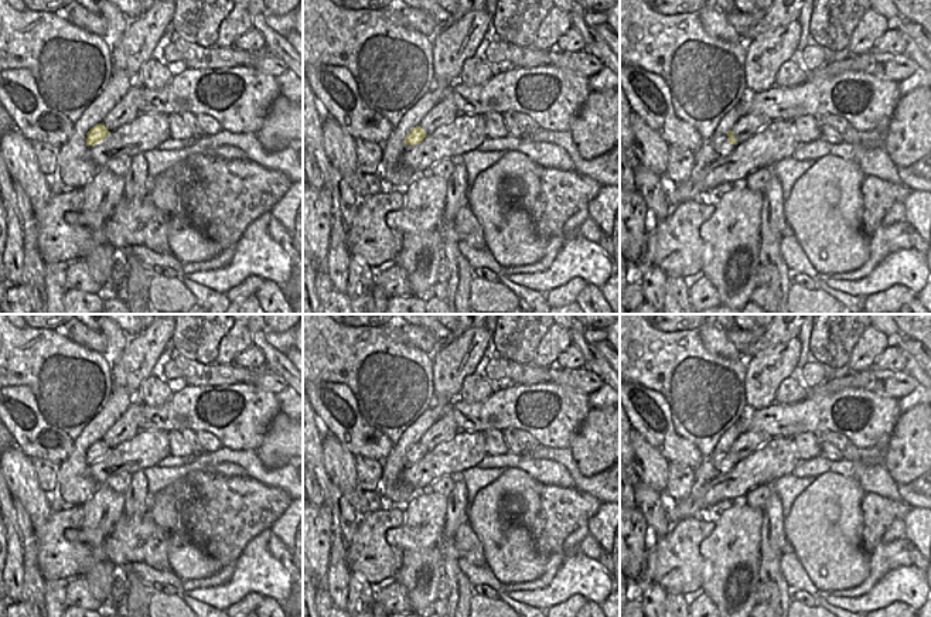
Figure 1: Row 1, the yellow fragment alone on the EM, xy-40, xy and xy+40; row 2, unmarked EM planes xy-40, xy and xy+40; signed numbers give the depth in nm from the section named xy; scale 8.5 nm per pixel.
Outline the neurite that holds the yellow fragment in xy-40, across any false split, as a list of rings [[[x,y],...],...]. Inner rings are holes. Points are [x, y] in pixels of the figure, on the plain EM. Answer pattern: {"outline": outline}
{"outline": [[[103,439],[93,443],[88,450],[86,450],[86,461],[88,463],[95,463],[99,459],[102,459],[110,449],[105,444]]]}

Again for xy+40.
{"outline": [[[729,447],[724,453],[715,457],[713,461],[703,459],[702,464],[695,468],[695,488],[702,487],[719,474],[729,473],[737,463],[733,449]]]}

